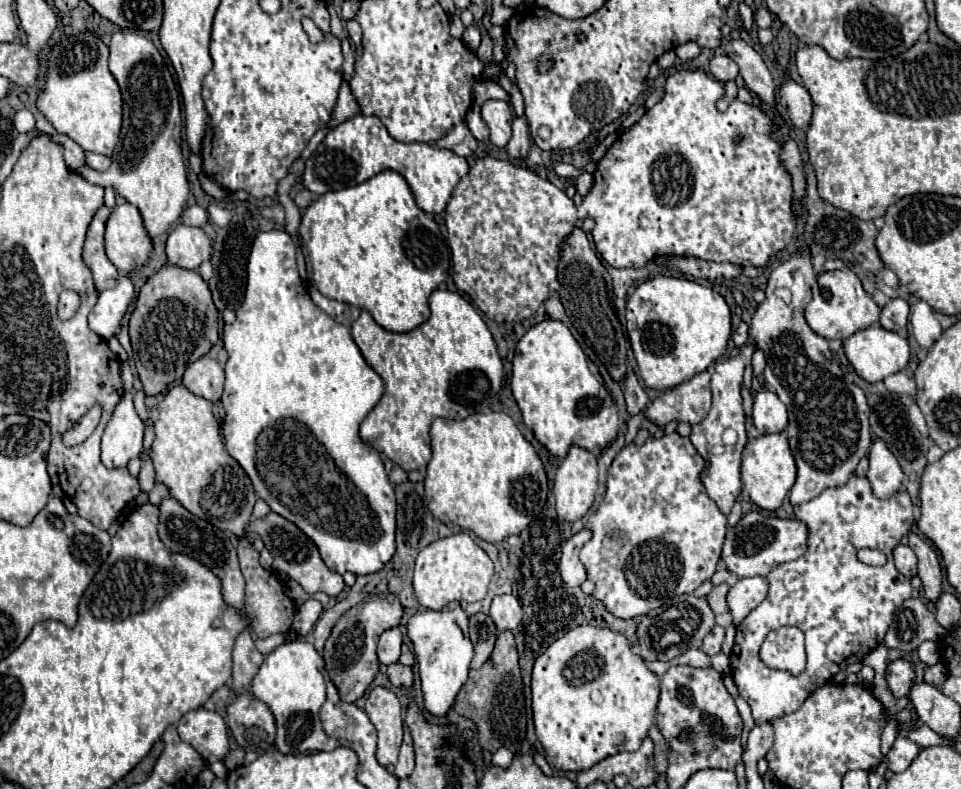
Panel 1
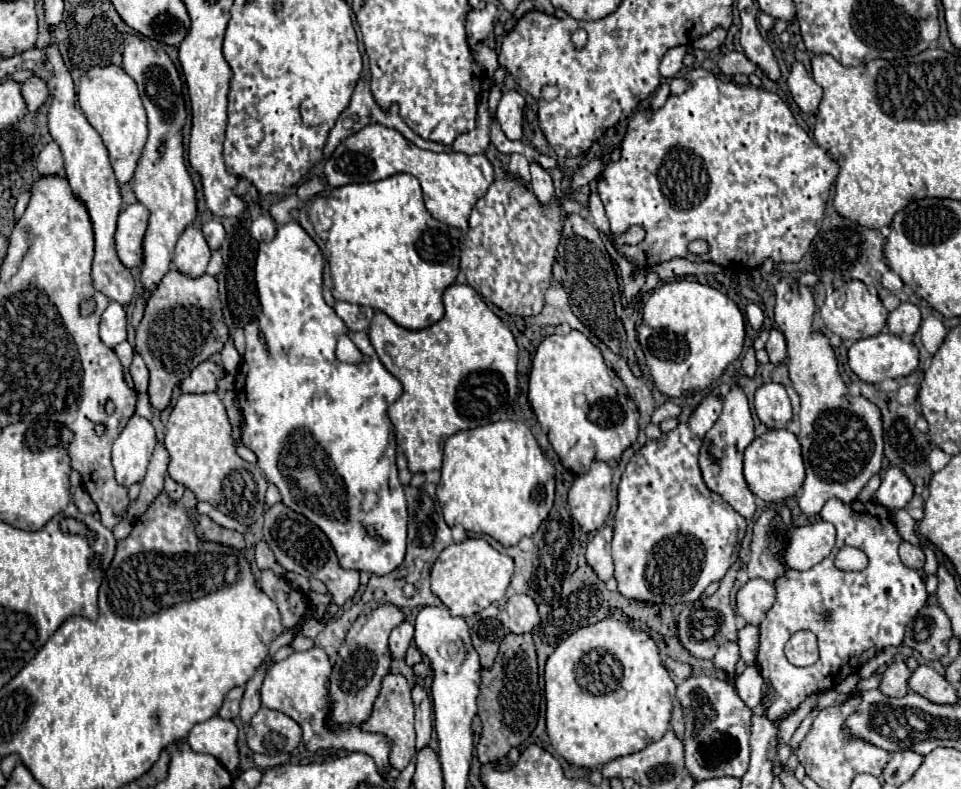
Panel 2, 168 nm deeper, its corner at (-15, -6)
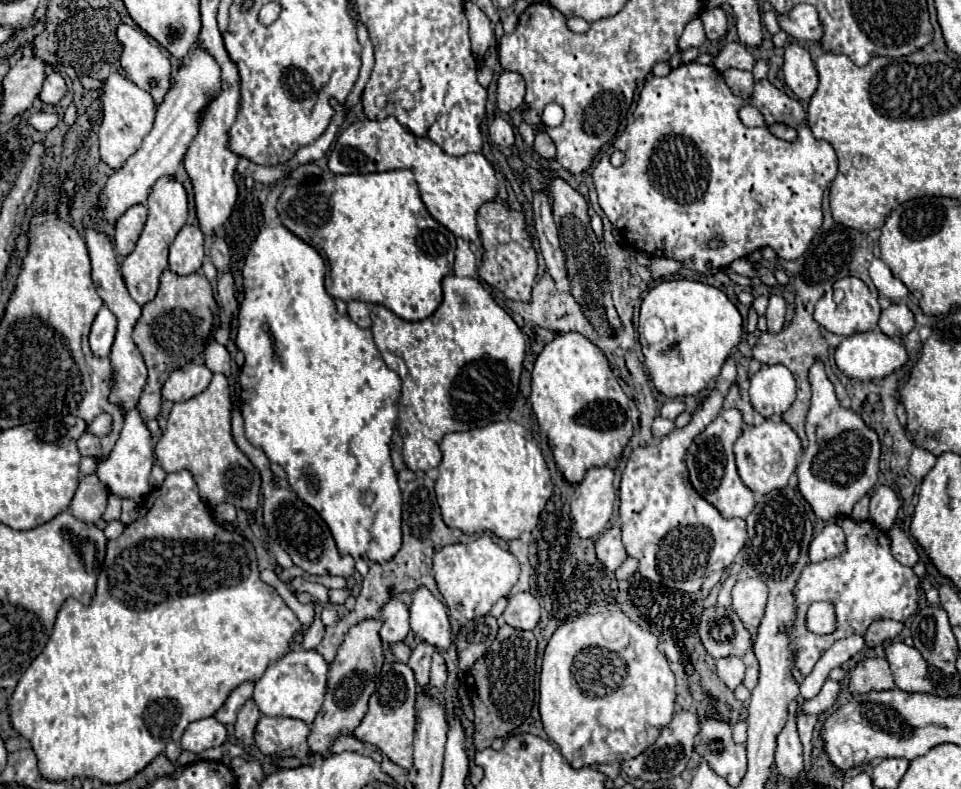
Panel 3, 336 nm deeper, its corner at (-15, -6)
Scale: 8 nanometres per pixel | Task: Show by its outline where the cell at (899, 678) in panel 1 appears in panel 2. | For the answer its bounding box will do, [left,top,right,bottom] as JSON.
[878,661,912,697]

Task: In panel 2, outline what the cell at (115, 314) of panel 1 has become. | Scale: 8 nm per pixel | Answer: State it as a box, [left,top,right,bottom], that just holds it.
[100,301,126,347]

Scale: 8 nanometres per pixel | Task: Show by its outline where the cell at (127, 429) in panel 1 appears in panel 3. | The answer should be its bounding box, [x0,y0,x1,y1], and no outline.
[96,409,154,503]

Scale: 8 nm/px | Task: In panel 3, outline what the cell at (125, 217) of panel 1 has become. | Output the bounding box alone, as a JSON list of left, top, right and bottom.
[114,205,146,257]

